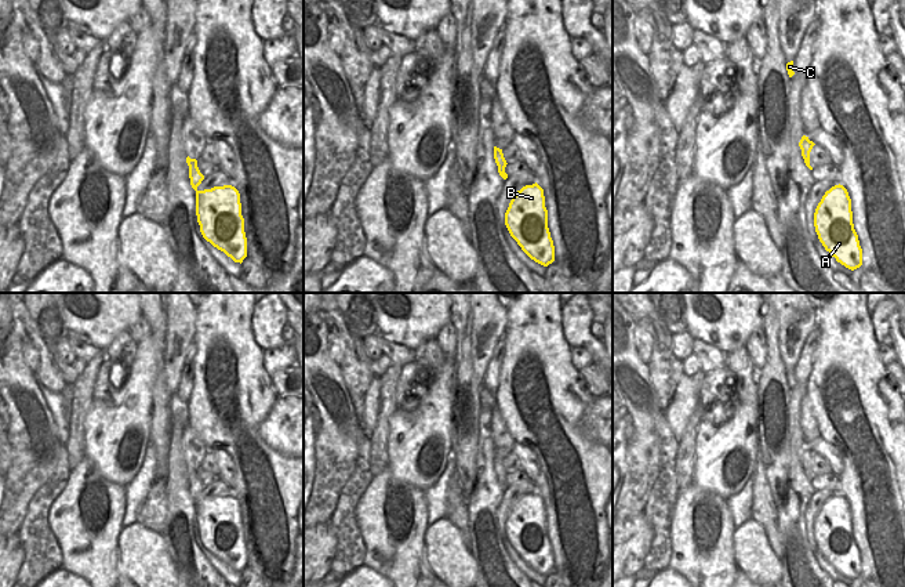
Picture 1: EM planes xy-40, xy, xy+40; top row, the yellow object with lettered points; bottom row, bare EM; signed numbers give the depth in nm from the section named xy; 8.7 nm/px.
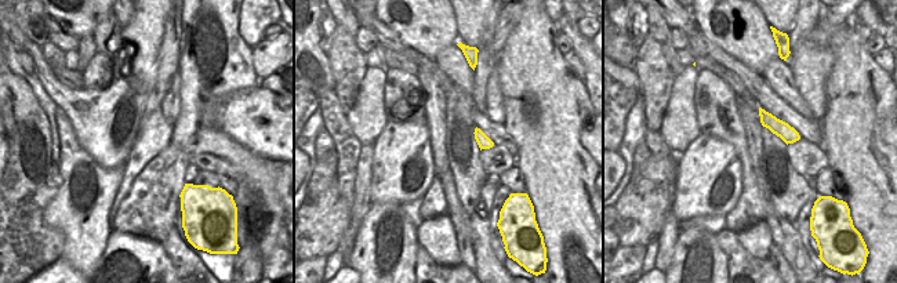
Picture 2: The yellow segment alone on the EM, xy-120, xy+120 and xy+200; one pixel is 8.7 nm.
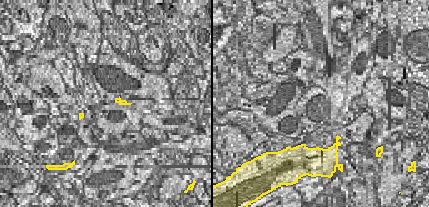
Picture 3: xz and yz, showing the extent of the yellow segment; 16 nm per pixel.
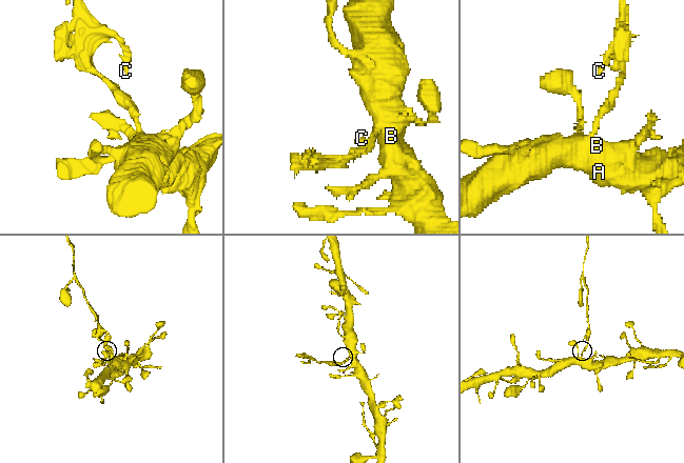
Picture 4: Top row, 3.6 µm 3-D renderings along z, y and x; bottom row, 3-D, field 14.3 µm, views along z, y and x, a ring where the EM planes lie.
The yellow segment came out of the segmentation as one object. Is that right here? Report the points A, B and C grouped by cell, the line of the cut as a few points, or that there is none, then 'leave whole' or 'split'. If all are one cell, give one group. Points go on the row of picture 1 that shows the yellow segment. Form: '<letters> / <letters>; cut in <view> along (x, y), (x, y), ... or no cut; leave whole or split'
A B / C; cut in xy-40 along (196, 165), (189, 173); split

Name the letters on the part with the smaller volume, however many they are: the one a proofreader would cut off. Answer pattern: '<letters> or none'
C

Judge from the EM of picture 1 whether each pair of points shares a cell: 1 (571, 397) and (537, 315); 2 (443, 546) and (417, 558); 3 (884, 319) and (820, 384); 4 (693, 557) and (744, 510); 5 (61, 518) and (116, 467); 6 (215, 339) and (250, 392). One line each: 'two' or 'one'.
1: one
2: two
3: two
4: two
5: two
6: one

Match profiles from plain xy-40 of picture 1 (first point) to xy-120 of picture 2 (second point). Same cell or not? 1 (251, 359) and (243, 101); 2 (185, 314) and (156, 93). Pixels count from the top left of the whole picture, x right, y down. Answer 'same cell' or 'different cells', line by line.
1: different cells
2: same cell

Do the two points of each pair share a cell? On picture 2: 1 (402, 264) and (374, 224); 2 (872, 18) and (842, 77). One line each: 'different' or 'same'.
1: same
2: different

